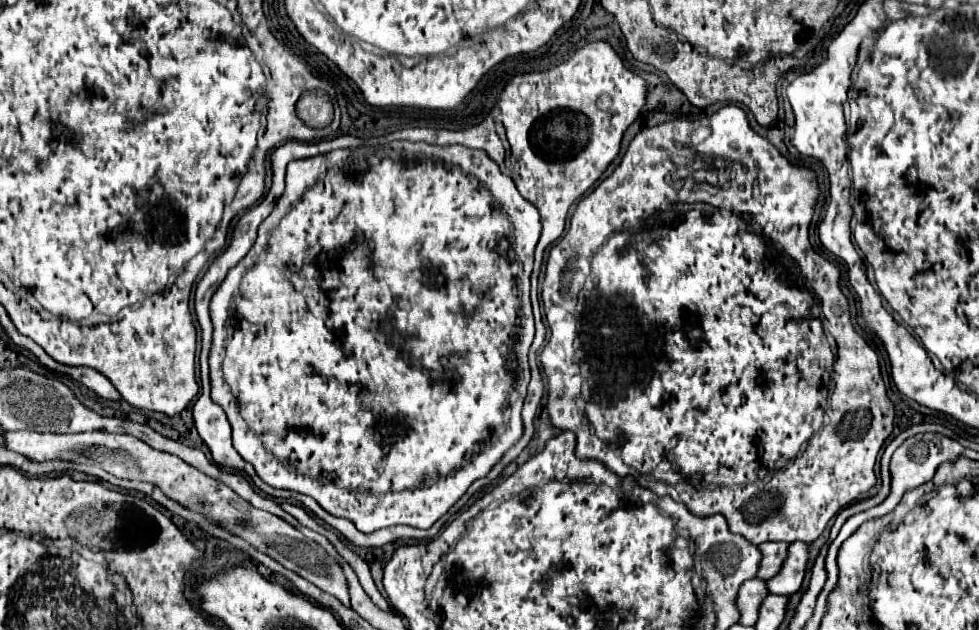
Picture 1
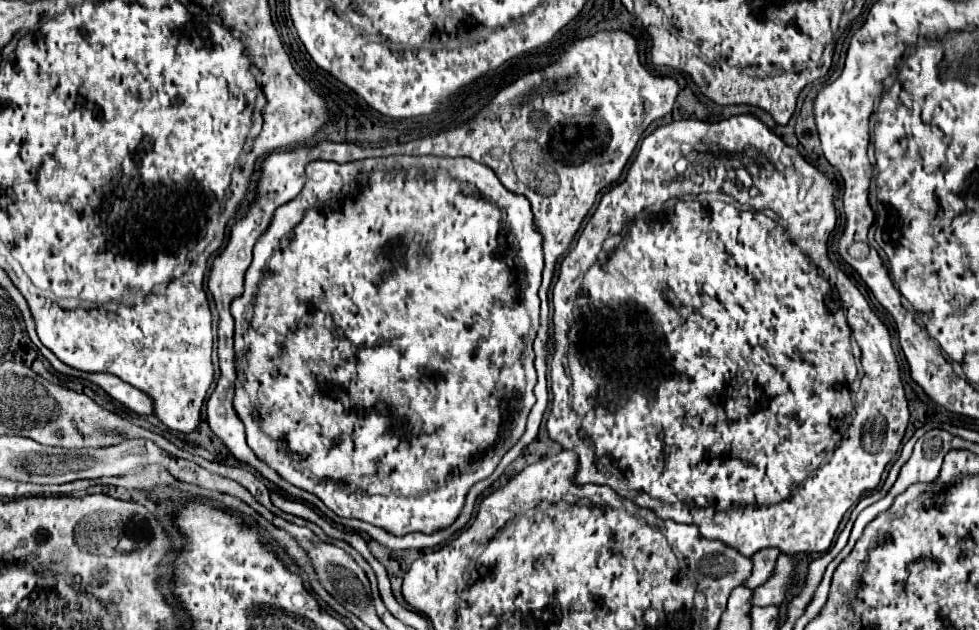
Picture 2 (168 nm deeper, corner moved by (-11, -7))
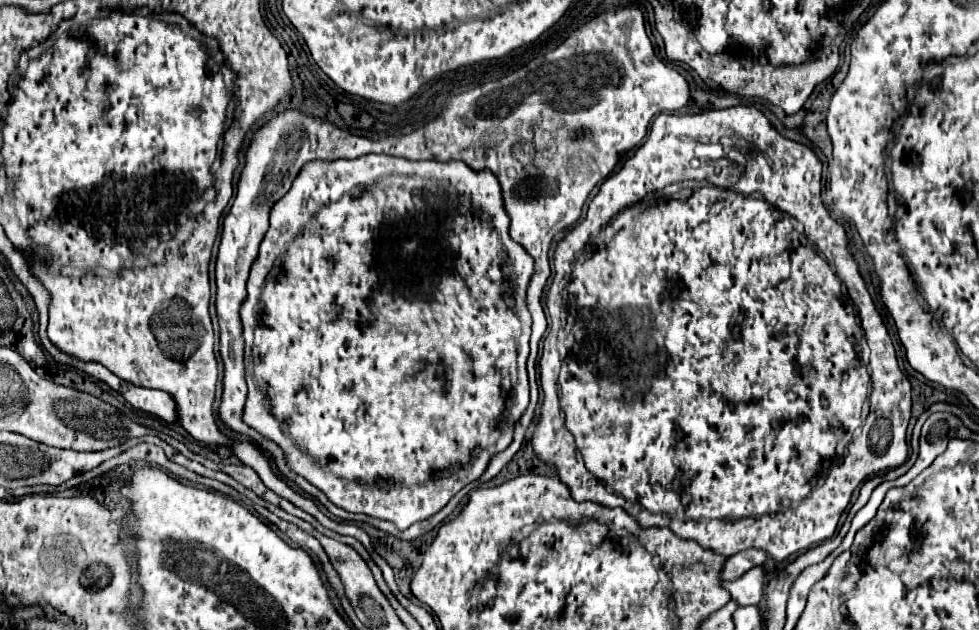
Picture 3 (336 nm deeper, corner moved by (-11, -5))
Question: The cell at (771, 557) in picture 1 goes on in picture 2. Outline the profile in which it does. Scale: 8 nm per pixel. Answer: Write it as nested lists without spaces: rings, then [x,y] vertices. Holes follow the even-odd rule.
[[[775,548],[759,550],[759,554],[753,554],[753,556],[751,556],[751,560],[753,560],[753,570],[751,570],[751,576],[747,578],[745,586],[751,588],[751,590],[757,588],[757,586],[761,586],[761,584],[773,574],[777,556],[779,556],[779,550],[775,550]]]

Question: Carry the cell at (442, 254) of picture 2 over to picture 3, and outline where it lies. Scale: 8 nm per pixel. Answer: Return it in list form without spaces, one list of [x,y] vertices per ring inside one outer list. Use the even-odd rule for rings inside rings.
[[[367,154],[355,160],[307,162],[301,168],[299,176],[295,178],[291,192],[287,192],[287,196],[283,196],[271,210],[271,226],[259,246],[259,256],[251,266],[251,274],[247,280],[247,298],[239,310],[241,322],[243,322],[245,379],[248,387],[247,402],[243,408],[243,422],[253,430],[257,430],[263,438],[275,442],[285,452],[285,460],[289,468],[297,476],[303,476],[307,482],[317,486],[335,506],[347,512],[361,512],[371,518],[393,522],[399,530],[405,530],[415,522],[431,518],[461,488],[477,480],[487,470],[487,464],[497,452],[503,452],[511,444],[513,428],[527,408],[529,382],[525,372],[525,360],[529,356],[529,334],[531,334],[531,314],[527,310],[527,286],[533,272],[535,272],[535,260],[529,256],[529,252],[521,244],[517,244],[509,236],[509,216],[503,208],[501,186],[497,176],[491,174],[491,170],[477,172],[469,168],[465,162],[457,162],[457,160],[409,162],[409,160],[393,158],[385,154]],[[359,184],[367,184],[367,186],[359,186]],[[353,186],[359,186],[359,188],[353,188]],[[455,190],[459,192],[459,196]],[[467,200],[471,204],[479,204],[477,212],[469,210]],[[447,204],[449,204],[449,224],[447,224]],[[293,230],[295,234],[299,234],[295,236],[295,240],[291,240]],[[499,236],[503,242],[499,240]],[[281,252],[283,256],[279,256]],[[509,256],[511,256],[511,270],[509,270]],[[431,258],[433,258],[433,264],[431,264]],[[267,268],[271,268],[269,274],[267,274]],[[511,272],[515,272],[515,294],[513,294]],[[259,288],[261,288],[261,294],[259,294]],[[505,386],[513,386],[509,400],[505,400],[505,390],[503,390]],[[259,388],[263,388],[267,396]]]

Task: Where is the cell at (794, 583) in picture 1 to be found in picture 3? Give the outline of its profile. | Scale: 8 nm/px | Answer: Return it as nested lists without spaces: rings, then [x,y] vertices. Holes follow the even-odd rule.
[[[755,566],[747,574],[743,574],[735,582],[723,582],[723,586],[731,592],[731,598],[739,602],[739,606],[749,606],[749,604],[759,604],[763,598],[763,582],[765,576],[765,566]]]

